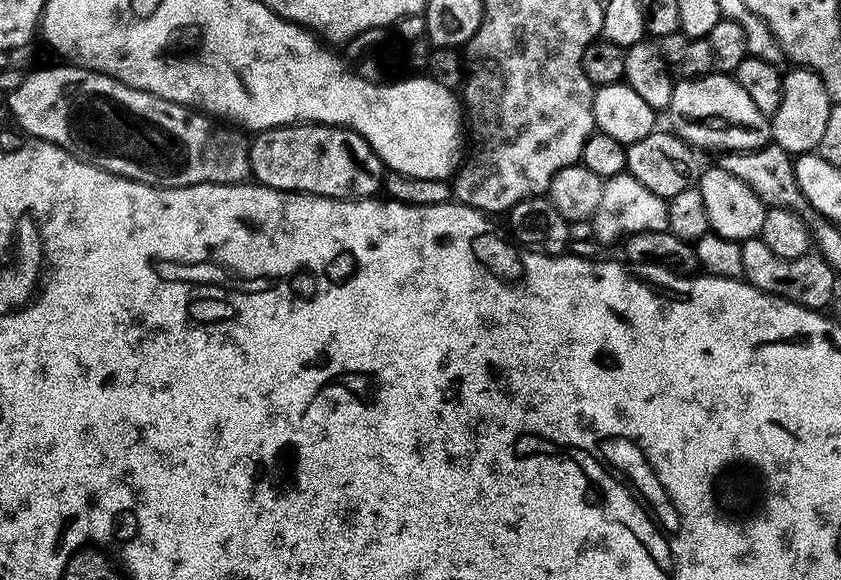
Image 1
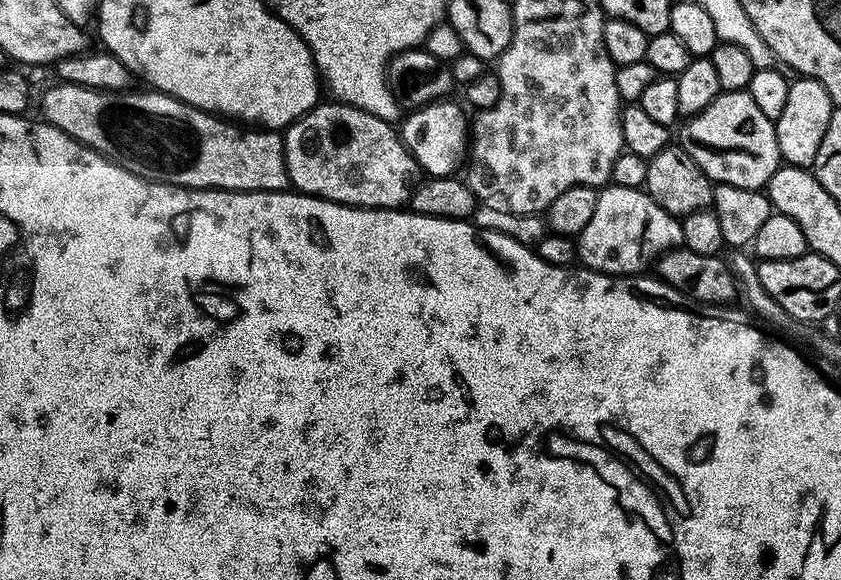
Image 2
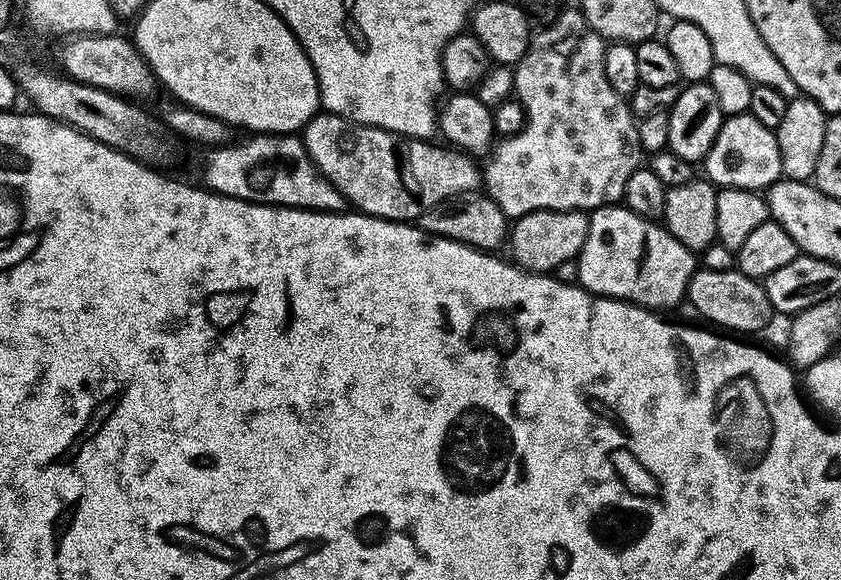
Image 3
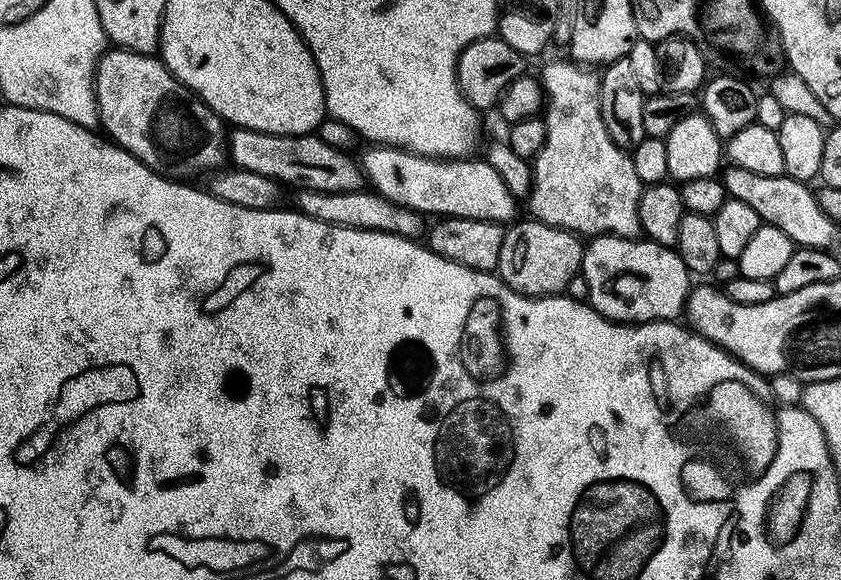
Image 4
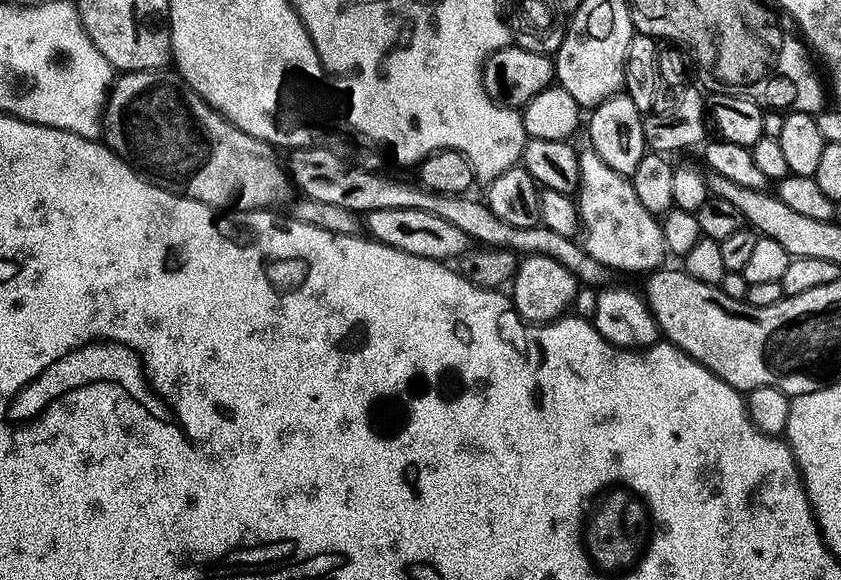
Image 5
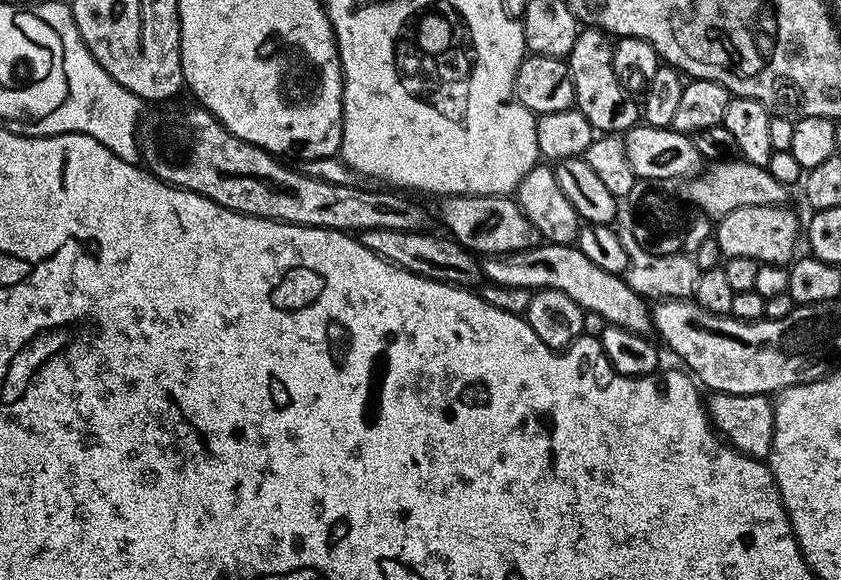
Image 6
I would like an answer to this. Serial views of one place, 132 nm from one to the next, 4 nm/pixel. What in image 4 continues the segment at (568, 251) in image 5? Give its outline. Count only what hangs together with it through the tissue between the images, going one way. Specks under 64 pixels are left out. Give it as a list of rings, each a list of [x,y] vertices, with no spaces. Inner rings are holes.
[[[235,127],[229,133],[226,150],[237,169],[270,177],[280,186],[293,184],[296,190],[342,194],[361,191],[366,184],[364,170],[359,163],[351,160],[347,151],[327,145],[318,134],[291,136]]]

